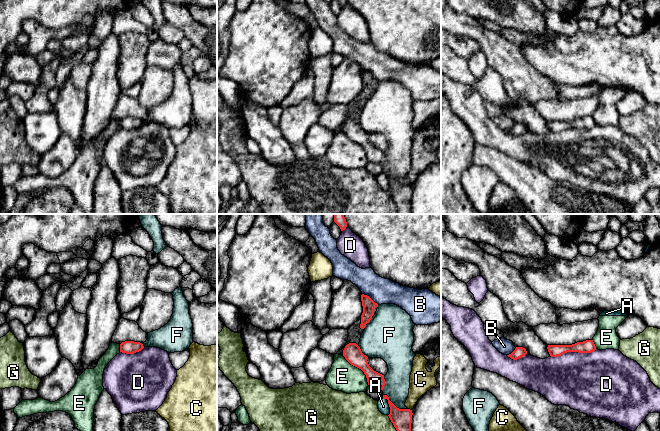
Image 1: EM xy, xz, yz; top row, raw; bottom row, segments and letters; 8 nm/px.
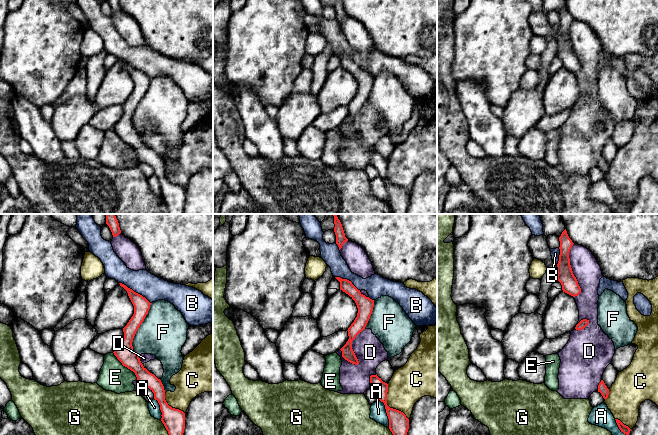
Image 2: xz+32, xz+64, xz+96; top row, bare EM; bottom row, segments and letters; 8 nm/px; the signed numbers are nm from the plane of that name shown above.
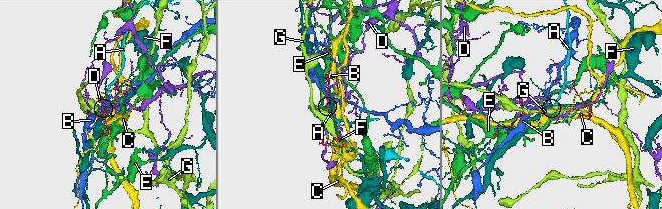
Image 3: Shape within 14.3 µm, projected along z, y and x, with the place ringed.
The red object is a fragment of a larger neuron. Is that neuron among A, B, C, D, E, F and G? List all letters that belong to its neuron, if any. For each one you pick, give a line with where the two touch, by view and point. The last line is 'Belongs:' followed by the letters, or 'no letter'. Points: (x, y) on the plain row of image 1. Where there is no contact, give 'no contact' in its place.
D: contact yz (573, 127)
Belongs: D

